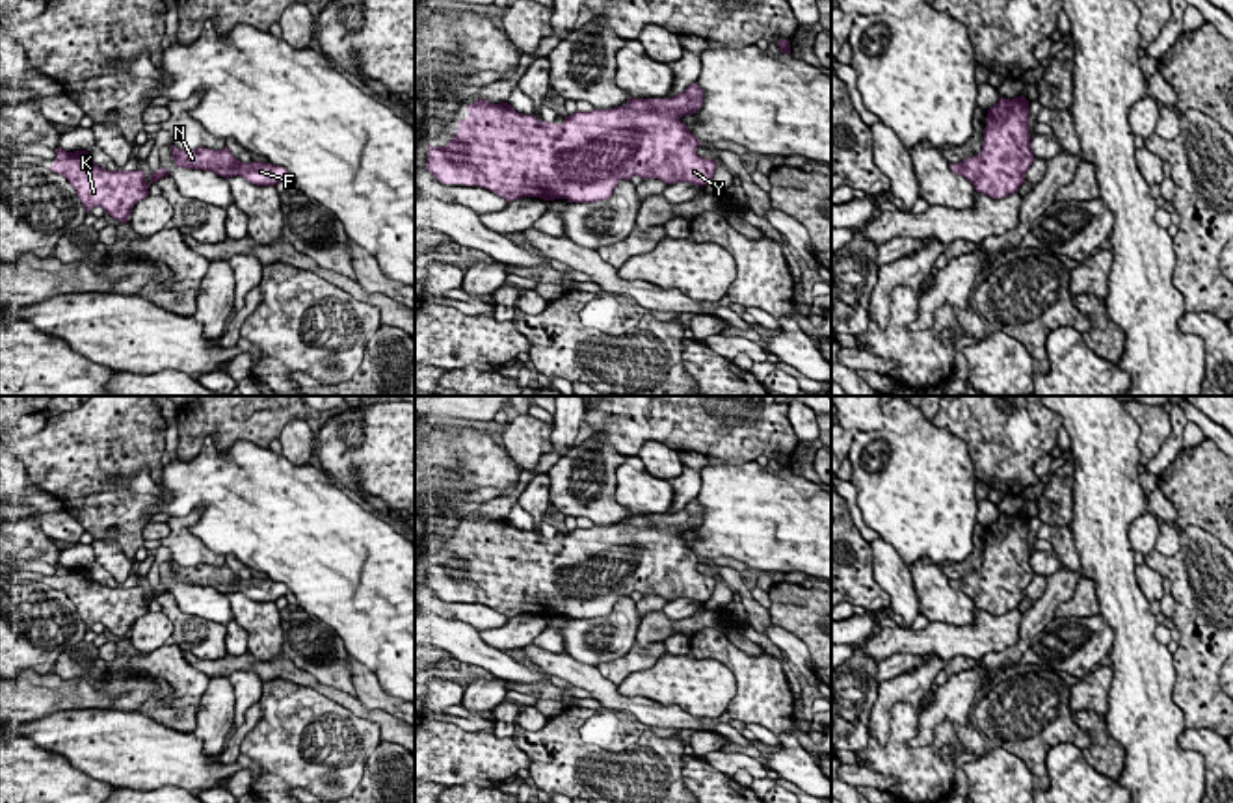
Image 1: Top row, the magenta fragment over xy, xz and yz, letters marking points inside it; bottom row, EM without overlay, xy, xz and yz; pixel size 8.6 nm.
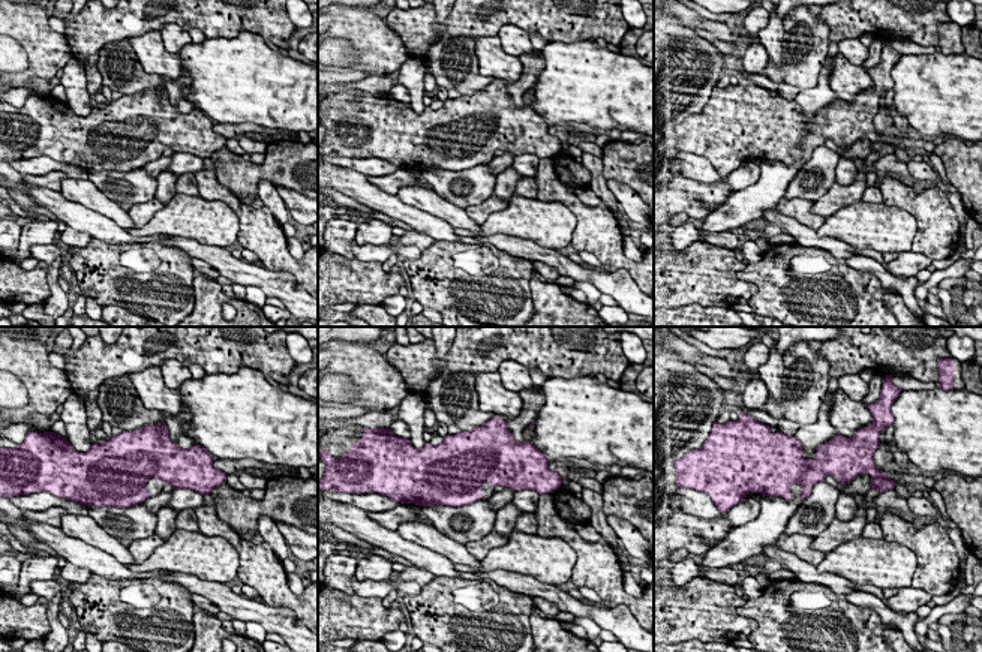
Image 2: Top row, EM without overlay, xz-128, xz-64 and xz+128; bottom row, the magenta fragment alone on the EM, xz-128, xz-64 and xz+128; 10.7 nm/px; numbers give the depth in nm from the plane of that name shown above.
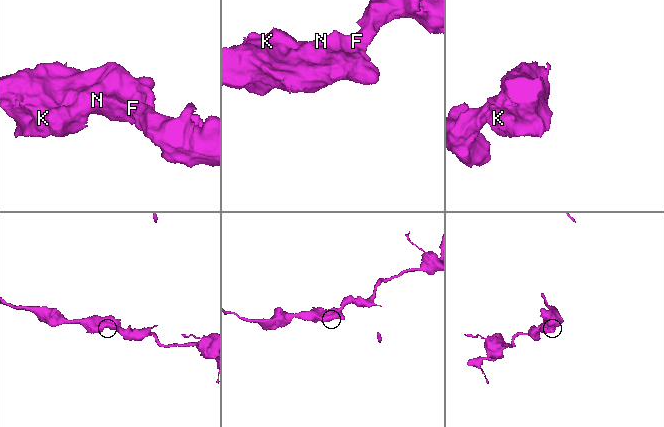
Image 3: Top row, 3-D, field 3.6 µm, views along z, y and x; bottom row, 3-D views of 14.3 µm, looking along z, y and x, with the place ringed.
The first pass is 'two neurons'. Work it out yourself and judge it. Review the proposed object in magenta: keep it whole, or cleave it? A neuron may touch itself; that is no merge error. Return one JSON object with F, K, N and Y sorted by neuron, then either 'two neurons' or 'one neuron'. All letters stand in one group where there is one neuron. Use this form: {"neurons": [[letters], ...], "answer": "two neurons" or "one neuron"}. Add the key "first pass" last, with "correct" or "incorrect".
{"neurons": [["F", "K", "N", "Y"]], "answer": "one neuron", "first pass": "incorrect"}

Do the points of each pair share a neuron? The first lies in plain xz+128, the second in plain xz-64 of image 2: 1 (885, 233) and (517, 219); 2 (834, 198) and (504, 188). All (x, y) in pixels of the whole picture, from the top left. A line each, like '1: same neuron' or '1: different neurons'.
1: same neuron
2: different neurons

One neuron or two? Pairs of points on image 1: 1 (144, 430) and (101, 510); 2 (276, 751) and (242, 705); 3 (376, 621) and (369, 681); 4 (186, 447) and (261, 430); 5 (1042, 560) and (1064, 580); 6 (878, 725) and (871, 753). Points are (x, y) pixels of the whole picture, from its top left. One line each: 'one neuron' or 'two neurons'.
1: one neuron
2: two neurons
3: two neurons
4: one neuron
5: two neurons
6: two neurons

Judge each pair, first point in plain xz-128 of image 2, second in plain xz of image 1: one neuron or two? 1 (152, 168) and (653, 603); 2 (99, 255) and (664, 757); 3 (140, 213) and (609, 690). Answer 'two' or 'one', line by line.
1: one
2: one
3: two

